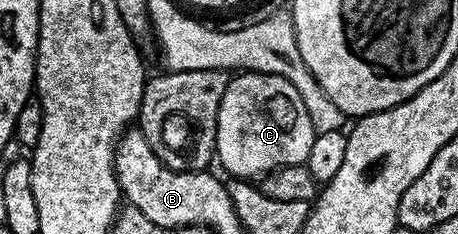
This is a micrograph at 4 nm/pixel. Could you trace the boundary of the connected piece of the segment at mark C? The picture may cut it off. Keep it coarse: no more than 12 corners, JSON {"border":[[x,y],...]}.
{"border":[[240,72],[216,113],[216,158],[256,180],[310,156],[290,80]]}

